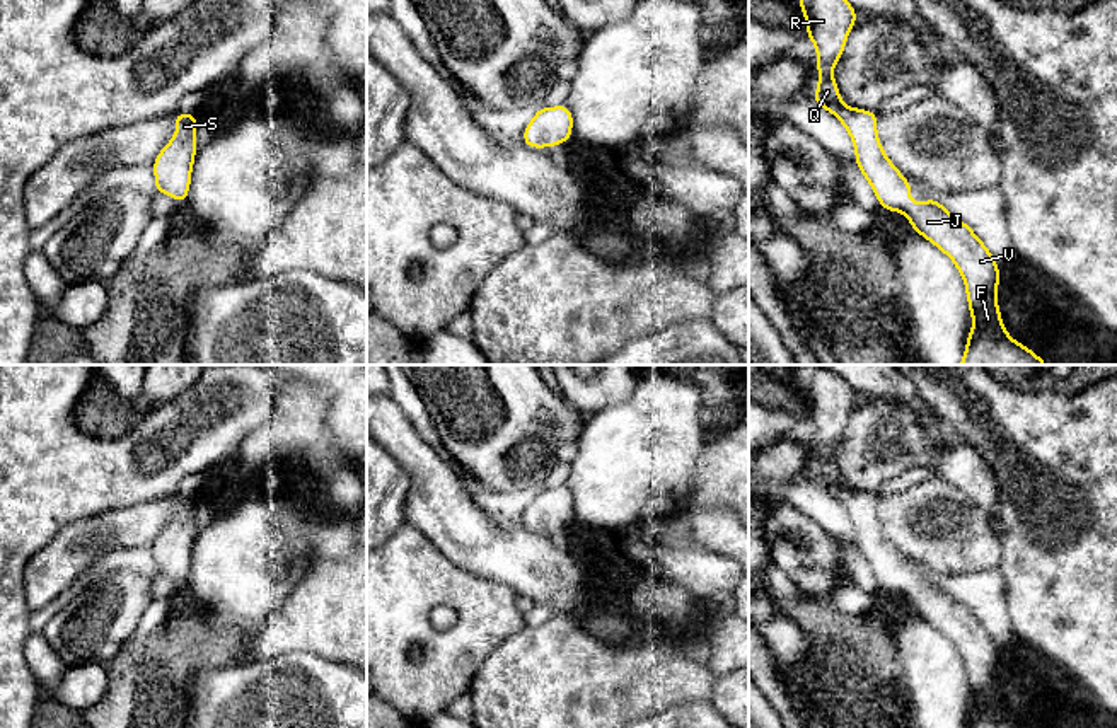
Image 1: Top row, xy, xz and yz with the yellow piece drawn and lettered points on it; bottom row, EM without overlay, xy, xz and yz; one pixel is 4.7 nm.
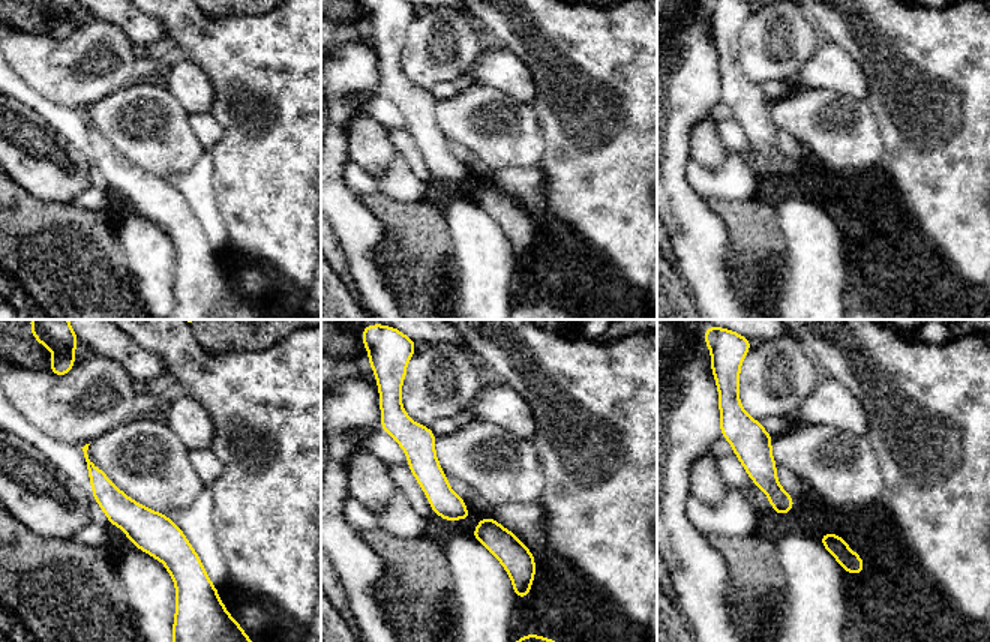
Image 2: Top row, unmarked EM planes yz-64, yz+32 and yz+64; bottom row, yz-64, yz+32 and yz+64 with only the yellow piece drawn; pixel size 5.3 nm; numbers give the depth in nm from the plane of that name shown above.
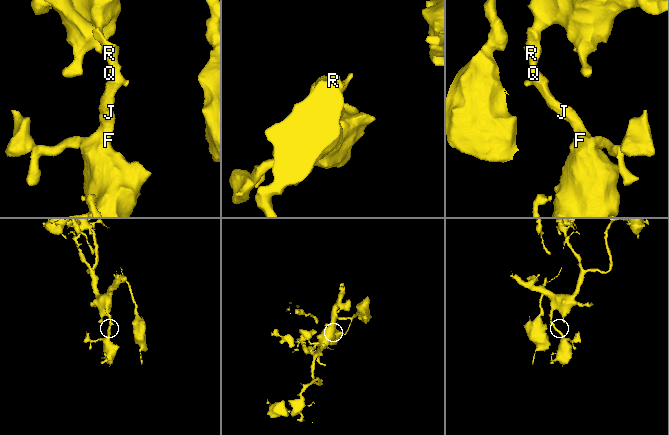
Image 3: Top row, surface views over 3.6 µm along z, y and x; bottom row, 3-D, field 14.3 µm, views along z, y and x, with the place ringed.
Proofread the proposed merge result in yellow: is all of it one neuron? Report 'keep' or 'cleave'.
keep

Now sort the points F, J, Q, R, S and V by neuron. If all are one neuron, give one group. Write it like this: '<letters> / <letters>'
F J Q R S V

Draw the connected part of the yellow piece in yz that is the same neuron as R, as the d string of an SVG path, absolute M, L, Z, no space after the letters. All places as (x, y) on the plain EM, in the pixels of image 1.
M803 367L796 370L807 401L807 419L817 431L819 467L813 484L832 494L848 511L856 547L868 561L878 585L888 593L906 595L911 610L945 634L965 663L974 709L967 728L1023 728L1001 704L998 690L999 648L972 610L953 598L935 578L916 586L907 578L912 564L888 542L877 517L878 494L848 489L841 484L832 452L841 440L848 416L858 404L853 387L832 370Z

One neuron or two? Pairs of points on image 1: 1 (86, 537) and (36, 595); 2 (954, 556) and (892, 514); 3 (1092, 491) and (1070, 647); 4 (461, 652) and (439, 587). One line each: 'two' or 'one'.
1: one
2: one
3: one
4: one

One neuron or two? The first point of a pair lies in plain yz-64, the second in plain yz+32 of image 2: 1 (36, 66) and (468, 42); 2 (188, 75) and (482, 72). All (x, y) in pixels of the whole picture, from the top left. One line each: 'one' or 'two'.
1: one
2: one

